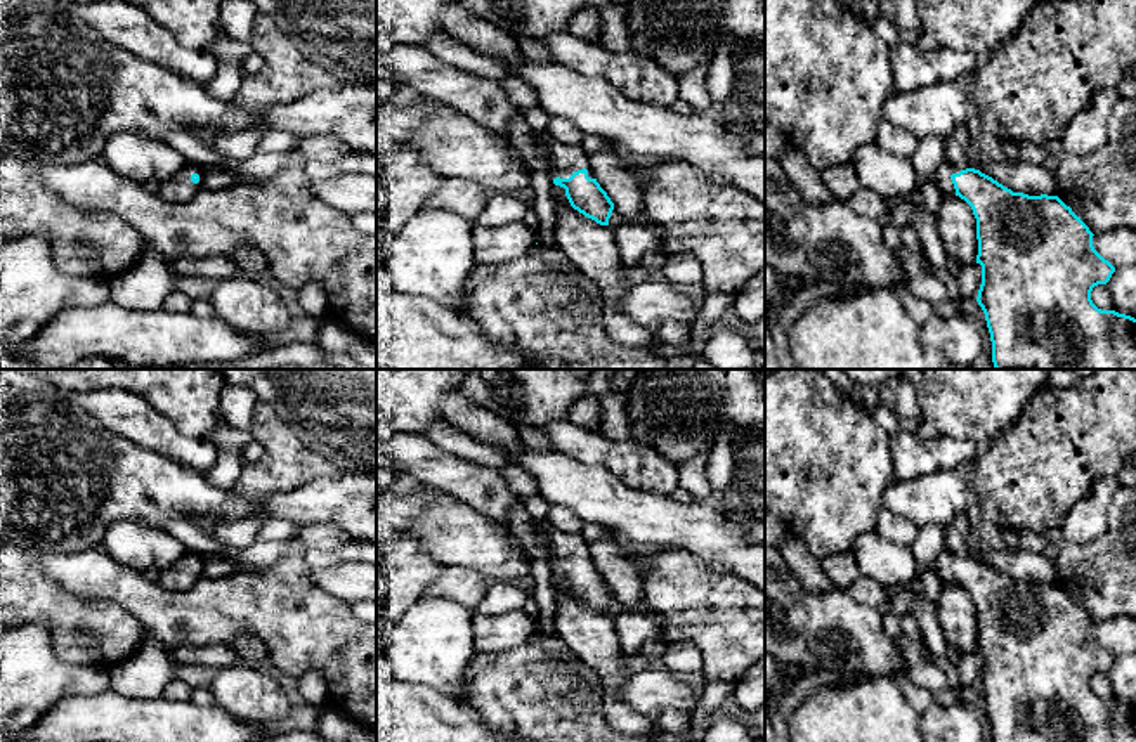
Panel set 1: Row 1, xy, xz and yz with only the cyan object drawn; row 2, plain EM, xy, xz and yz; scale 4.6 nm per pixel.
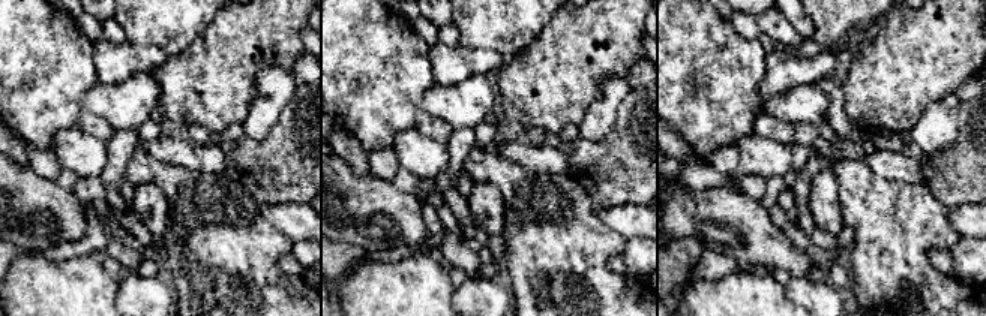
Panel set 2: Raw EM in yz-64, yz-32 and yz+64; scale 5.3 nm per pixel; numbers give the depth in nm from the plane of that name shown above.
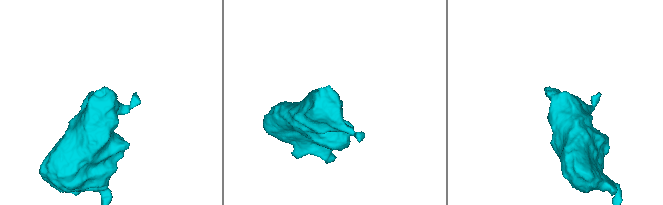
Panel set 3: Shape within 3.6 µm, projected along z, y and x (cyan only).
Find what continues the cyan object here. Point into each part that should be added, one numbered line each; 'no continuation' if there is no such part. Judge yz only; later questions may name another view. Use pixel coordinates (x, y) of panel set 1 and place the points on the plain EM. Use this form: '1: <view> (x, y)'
1: yz (942, 564)

